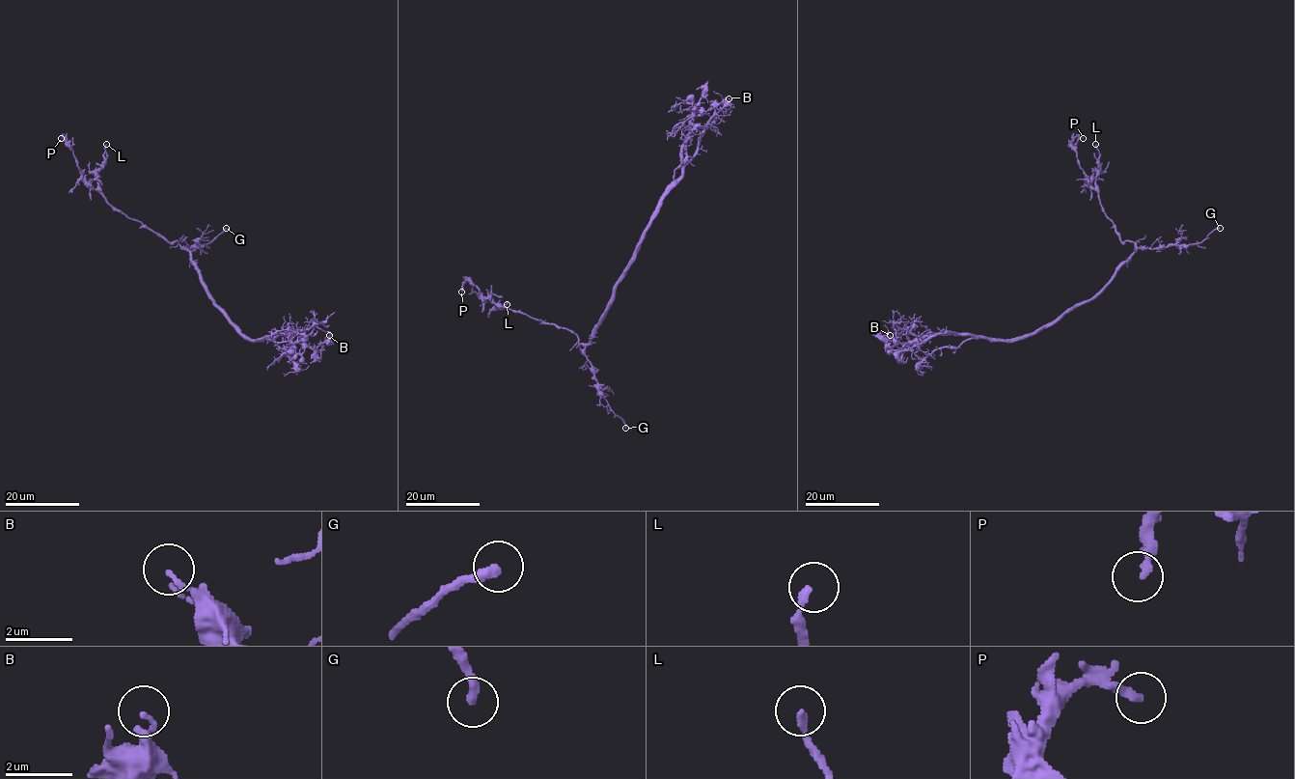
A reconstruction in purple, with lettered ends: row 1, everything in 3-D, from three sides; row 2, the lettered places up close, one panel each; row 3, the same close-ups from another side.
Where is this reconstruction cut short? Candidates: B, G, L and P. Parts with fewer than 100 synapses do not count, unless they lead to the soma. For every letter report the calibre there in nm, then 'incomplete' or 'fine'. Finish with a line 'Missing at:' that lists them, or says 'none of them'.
B: 130 nm | fine
G: 280 nm | incomplete
L: 170 nm | fine
P: 240 nm | fine
Missing at: G

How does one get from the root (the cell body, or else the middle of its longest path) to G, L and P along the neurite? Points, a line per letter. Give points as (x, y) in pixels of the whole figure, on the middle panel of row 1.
G: (612, 296), (600, 324), (585, 347), (585, 356), (592, 366), (598, 393), (625, 428)
L: (612, 296), (600, 324), (587, 344), (580, 344), (576, 334), (564, 328), (499, 304), (497, 307), (507, 304)
P: (612, 296), (592, 339), (580, 344), (576, 334), (564, 328), (497, 306), (469, 280), (461, 292)

